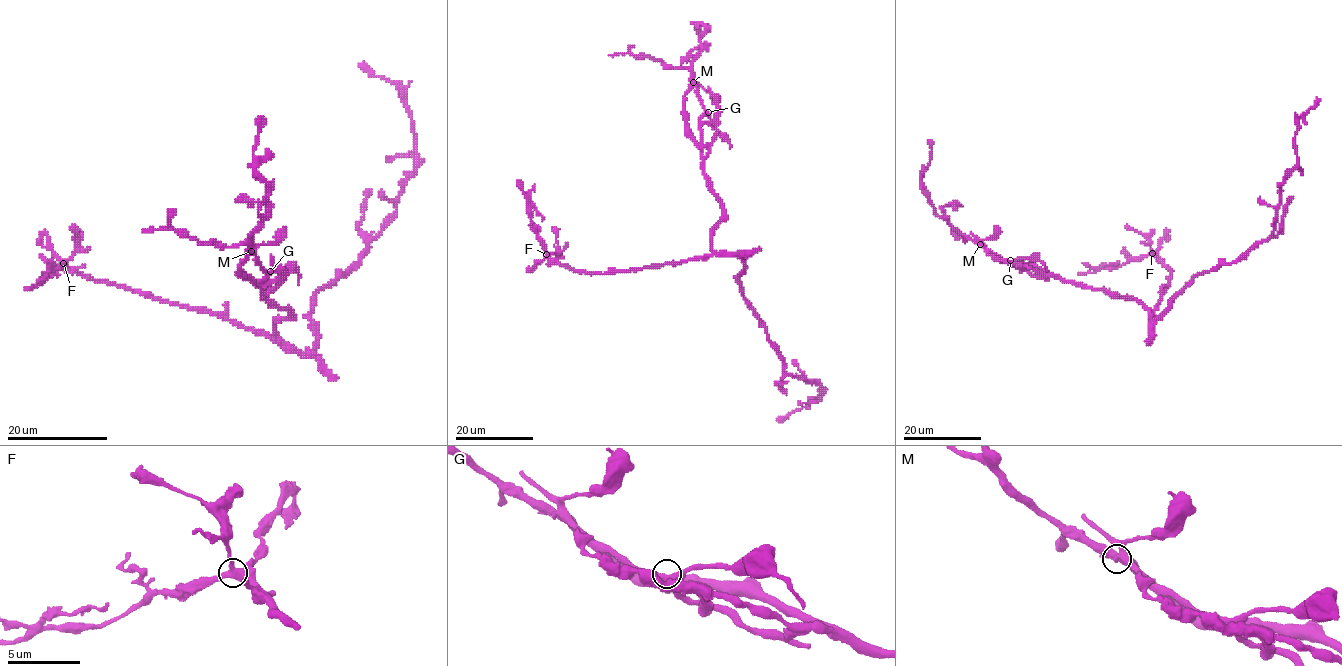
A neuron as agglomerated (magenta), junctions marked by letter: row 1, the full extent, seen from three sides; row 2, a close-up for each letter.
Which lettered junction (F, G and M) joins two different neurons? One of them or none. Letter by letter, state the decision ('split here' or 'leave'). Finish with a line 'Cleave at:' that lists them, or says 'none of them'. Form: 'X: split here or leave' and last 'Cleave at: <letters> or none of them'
F: leave
G: leave
M: split here
Cleave at: M

